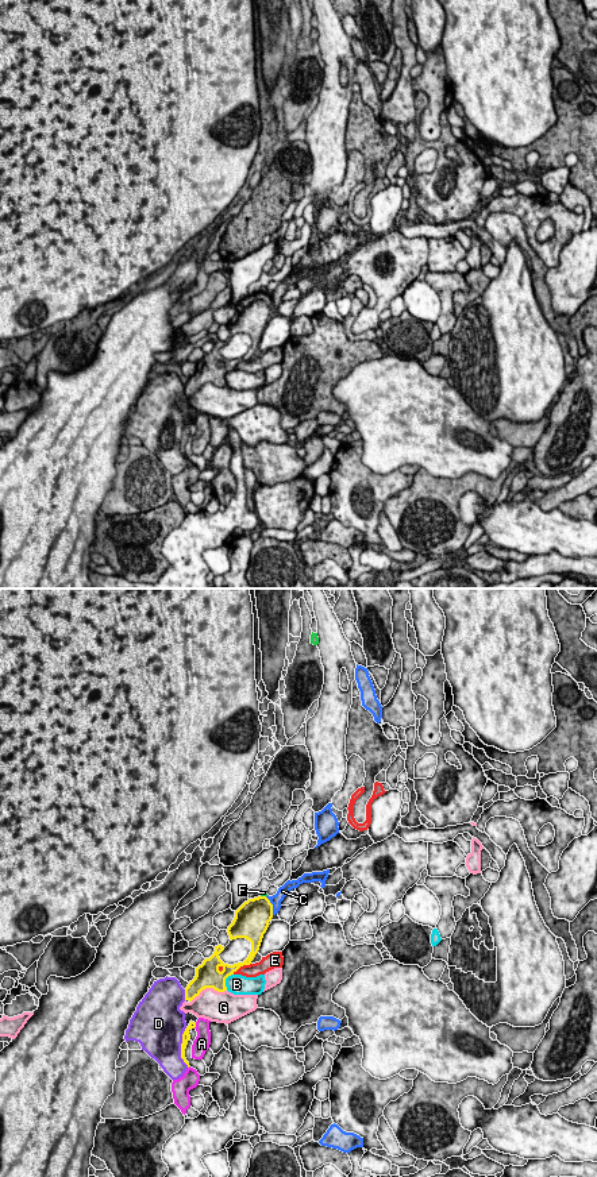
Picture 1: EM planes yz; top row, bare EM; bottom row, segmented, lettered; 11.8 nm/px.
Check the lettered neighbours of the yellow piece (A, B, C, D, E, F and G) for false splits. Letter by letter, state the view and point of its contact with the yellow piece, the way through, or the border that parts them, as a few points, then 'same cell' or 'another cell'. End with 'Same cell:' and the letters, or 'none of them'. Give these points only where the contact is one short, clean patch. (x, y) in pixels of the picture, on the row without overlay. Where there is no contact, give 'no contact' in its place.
A: yz (195, 421) | another cell
B: yz (224, 377) | another cell
C: yz (272, 301) | along yz (265, 292), (272, 300), (273, 309) | another cell
D: yz (181, 443) | another cell
E: yz (241, 361) | another cell
F: yz (264, 292) | another cell
G: yz (208, 382) | another cell
Same cell: none of them

